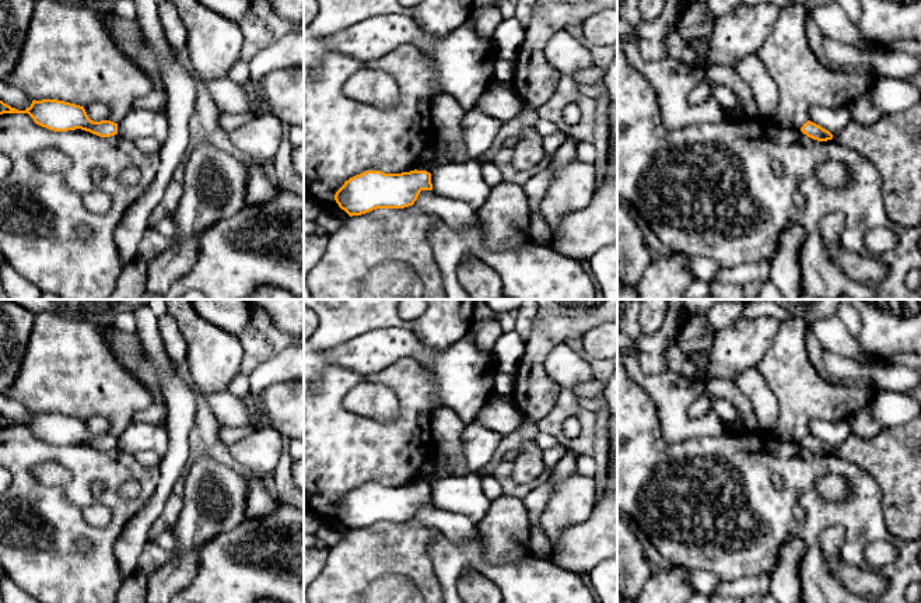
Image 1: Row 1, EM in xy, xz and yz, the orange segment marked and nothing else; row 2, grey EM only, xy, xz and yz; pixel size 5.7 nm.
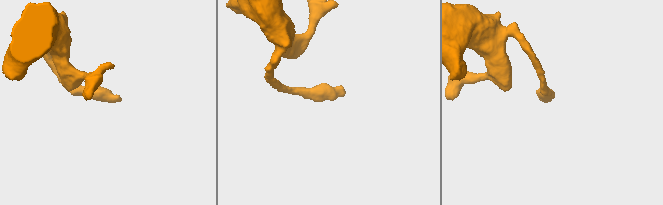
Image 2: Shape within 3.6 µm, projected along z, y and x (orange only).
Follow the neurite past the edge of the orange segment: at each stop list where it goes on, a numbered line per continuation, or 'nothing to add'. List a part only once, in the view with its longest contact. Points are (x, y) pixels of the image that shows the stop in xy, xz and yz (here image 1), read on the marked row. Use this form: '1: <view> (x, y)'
nothing to add

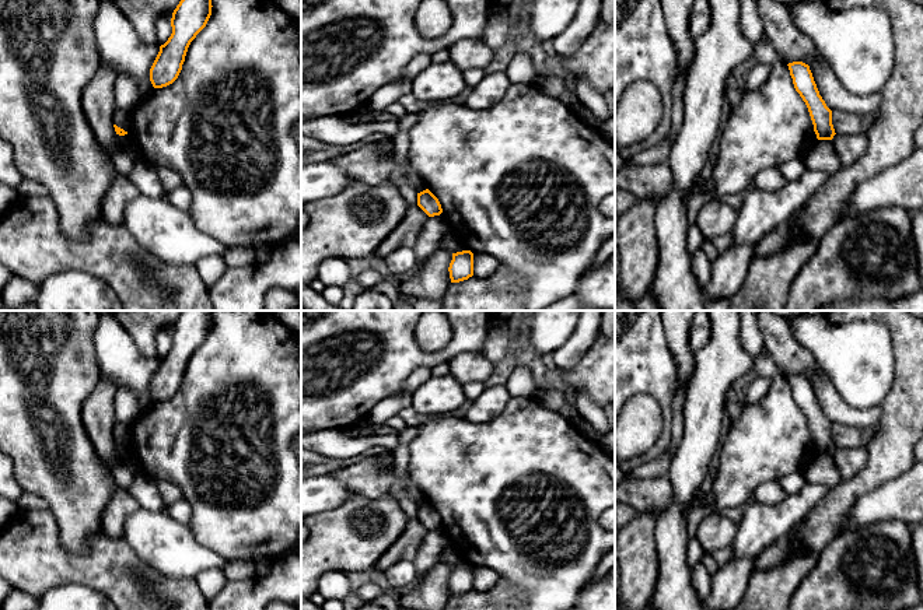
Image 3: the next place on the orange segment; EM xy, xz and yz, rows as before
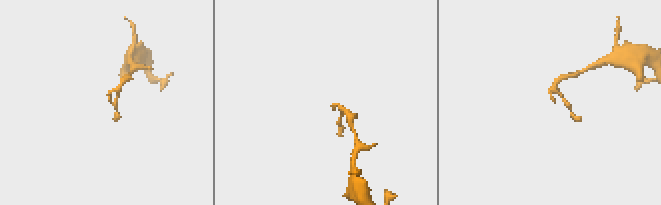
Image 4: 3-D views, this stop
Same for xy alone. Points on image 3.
nothing to add

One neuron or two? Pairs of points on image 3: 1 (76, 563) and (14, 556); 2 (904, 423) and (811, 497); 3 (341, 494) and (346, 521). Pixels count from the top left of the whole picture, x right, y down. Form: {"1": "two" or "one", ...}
{"1": "one", "2": "two", "3": "two"}

